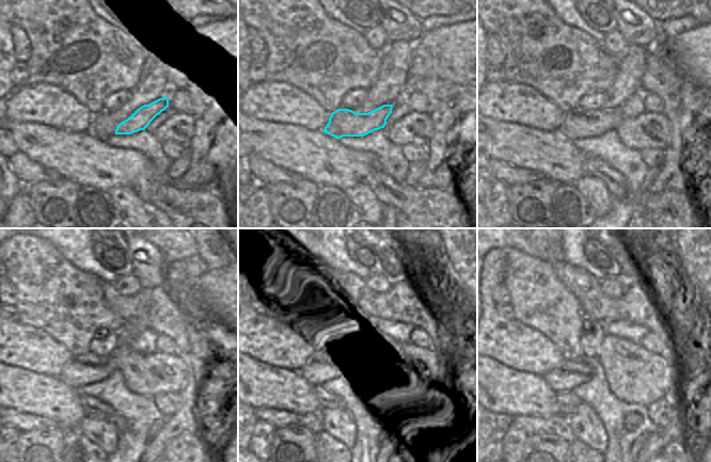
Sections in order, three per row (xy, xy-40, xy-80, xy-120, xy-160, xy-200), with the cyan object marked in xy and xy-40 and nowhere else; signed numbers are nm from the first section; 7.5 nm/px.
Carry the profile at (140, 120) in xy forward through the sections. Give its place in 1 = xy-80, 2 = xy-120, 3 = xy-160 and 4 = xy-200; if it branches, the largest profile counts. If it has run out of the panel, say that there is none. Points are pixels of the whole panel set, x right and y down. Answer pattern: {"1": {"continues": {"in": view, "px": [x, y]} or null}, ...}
{"1": {"continues": {"in": "xy-80", "px": [580, 124]}}, "2": {"continues": {"in": "xy-120", "px": [92, 367]}}, "3": {"continues": {"in": "xy-160", "px": [327, 368]}}, "4": {"continues": {"in": "xy-200", "px": [571, 373]}}}

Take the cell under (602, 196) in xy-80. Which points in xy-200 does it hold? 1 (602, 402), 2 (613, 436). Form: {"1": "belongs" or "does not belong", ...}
{"1": "does not belong", "2": "does not belong"}

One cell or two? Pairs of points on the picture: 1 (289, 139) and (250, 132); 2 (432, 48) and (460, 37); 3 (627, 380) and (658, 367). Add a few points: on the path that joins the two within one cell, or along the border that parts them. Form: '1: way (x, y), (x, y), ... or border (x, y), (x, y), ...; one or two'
1: way (280, 139), (266, 139), (259, 136); one
2: way (439, 48), (449, 48), (454, 44); one
3: way (634, 378), (650, 375); one

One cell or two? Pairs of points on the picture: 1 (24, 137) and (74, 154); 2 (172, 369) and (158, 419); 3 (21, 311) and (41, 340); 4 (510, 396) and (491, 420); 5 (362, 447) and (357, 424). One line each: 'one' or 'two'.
1: one
2: two
3: two
4: two
5: two

